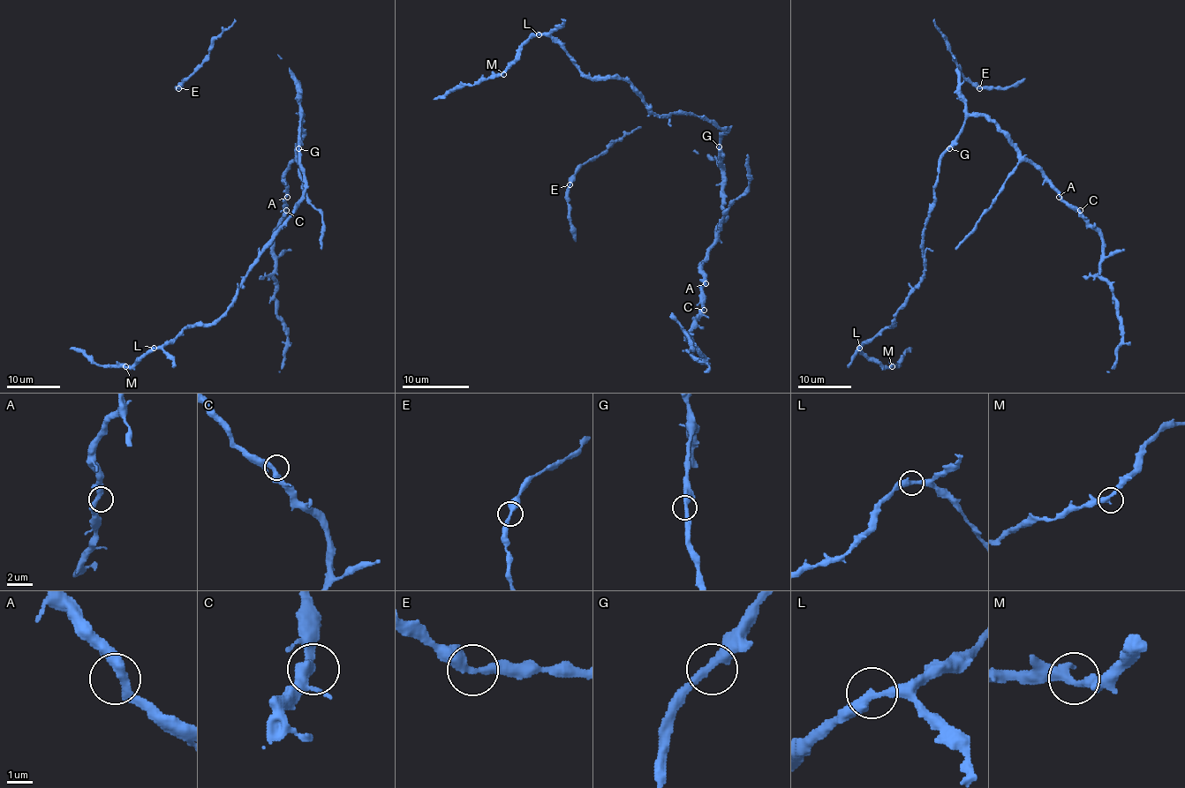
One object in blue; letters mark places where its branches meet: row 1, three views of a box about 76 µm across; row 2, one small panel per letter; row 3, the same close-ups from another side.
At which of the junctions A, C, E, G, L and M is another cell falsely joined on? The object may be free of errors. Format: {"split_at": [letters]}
{"split_at": []}

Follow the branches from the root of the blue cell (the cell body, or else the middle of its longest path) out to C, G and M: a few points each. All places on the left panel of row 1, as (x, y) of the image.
C: (299, 161), (299, 119), (302, 116), (302, 142), (297, 147), (295, 159), (284, 175), (286, 210)
G: (299, 161), (298, 148)
M: (299, 161), (304, 199), (260, 254), (235, 301), (211, 324), (190, 325), (162, 348), (149, 348), (125, 366)

